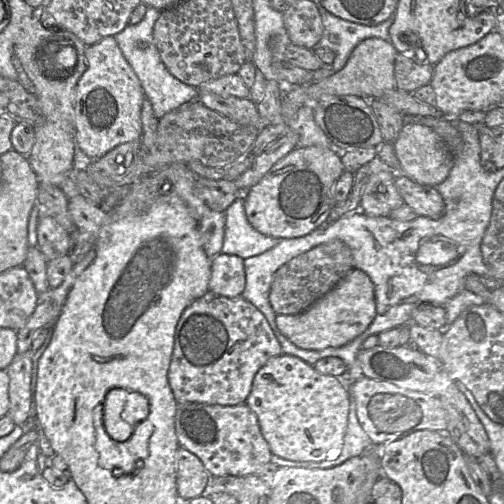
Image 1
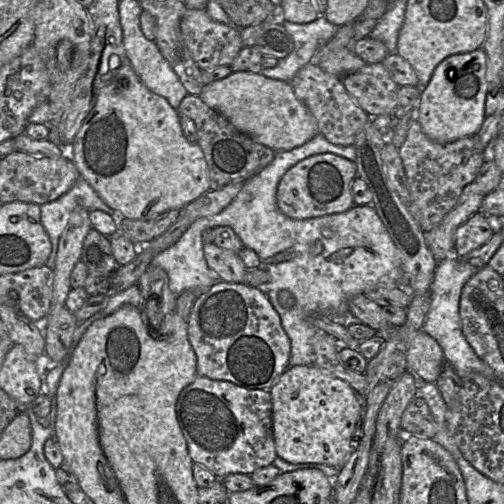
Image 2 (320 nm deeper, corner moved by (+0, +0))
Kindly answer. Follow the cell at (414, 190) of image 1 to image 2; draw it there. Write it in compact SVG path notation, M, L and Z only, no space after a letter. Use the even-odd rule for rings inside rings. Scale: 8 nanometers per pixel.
M482 212L472 215L456 231L455 252L463 257L487 243L494 234L490 217Z

